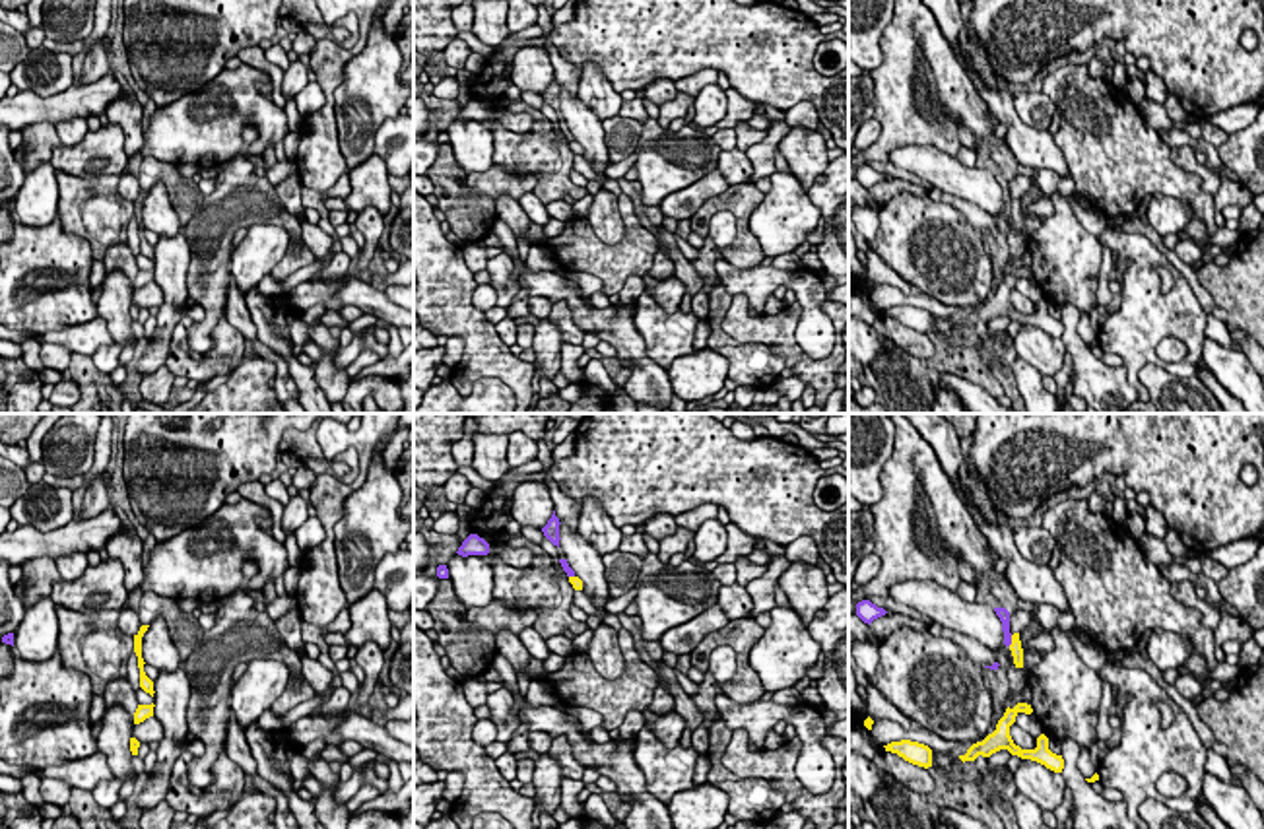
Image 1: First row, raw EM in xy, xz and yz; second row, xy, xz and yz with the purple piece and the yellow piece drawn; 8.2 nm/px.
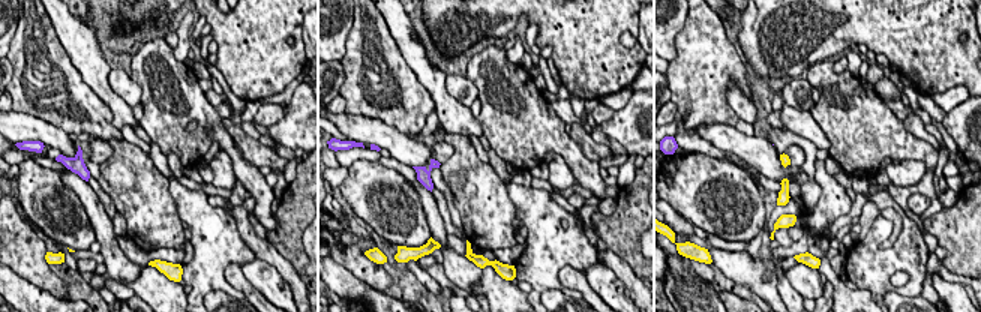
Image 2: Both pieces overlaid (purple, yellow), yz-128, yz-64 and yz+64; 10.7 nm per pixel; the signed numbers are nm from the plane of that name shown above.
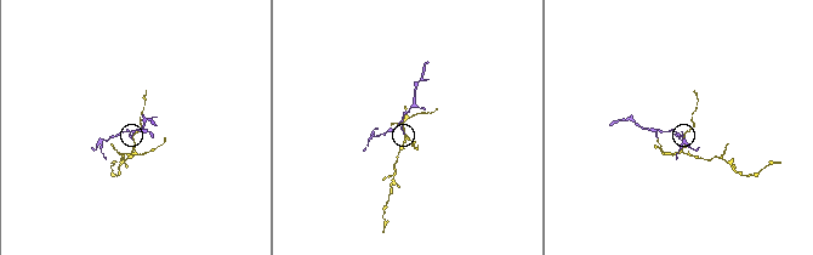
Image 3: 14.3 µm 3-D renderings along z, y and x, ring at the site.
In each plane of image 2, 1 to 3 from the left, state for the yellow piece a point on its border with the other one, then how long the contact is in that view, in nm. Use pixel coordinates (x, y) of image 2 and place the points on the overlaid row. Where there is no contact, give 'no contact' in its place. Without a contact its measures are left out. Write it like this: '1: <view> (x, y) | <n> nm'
1: no contact
2: no contact
3: no contact

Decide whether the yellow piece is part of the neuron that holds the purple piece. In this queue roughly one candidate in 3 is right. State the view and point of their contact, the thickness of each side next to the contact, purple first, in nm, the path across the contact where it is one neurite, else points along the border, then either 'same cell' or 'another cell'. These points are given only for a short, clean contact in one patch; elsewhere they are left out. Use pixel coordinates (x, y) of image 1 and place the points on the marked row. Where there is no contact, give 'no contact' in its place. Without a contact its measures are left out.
contact yz (1010, 641); calibres 100 and 100 nm; border yz (1012, 635), (1008, 645); another cell

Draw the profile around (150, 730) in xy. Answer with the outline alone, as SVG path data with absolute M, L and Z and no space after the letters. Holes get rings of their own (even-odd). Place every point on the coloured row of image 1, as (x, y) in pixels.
M150 716L144 722L134 724L132 728L132 738L136 738L140 744L151 744L151 742L161 744L163 736L165 736L165 730L155 716Z

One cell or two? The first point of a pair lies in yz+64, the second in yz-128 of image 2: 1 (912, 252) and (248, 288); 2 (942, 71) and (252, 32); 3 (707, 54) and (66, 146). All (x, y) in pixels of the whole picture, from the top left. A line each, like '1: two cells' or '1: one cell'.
1: two cells
2: one cell
3: two cells

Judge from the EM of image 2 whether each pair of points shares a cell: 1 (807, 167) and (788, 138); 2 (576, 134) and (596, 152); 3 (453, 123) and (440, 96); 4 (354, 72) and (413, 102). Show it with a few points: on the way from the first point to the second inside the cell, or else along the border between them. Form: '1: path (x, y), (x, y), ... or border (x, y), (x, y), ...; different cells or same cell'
1: path (809, 158), (809, 150), (797, 140); same cell
2: path (581, 137), (591, 147); same cell
3: path (453, 117), (444, 102); same cell
4: path (359, 92), (368, 107), (378, 111), (395, 111); same cell

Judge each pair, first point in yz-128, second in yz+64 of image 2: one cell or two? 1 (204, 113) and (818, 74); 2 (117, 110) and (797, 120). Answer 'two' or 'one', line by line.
1: one
2: one

